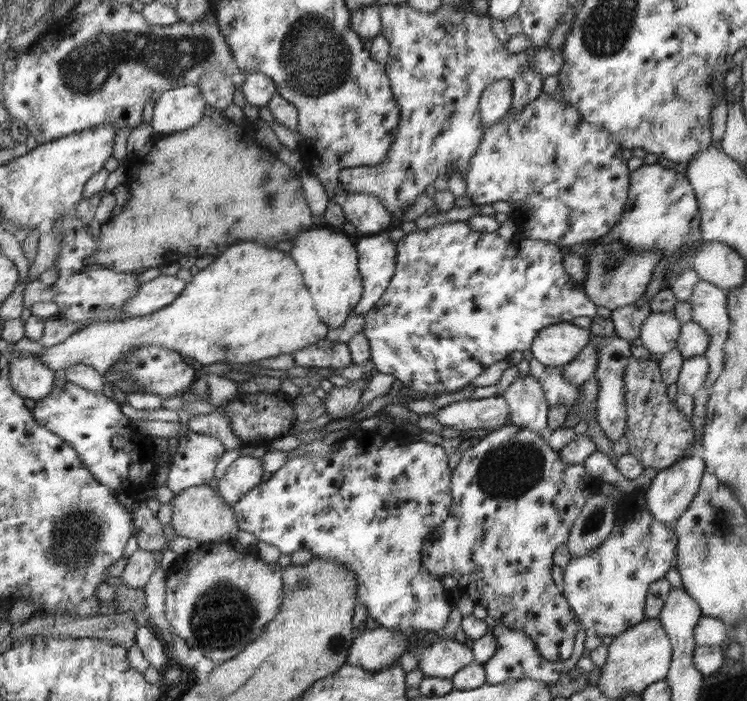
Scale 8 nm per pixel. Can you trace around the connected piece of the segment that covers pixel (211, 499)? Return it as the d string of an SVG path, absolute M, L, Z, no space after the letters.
M210 485L187 488L175 494L171 499L171 523L178 536L201 543L235 540L240 530L239 517L236 516L233 506L229 505Z

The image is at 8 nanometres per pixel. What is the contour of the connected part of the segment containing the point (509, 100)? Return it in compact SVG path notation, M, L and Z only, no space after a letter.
M498 80L488 87L479 104L479 114L483 124L492 125L503 119L512 109L514 86L510 80Z

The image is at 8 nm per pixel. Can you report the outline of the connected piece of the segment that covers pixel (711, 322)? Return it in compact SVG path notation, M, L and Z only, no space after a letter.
M698 279L689 302L692 304L693 321L702 325L710 337L708 351L704 354L710 363L710 370L703 385L710 391L716 378L722 374L722 366L724 366L722 344L726 342L731 326L728 298L726 292L723 292L718 285Z

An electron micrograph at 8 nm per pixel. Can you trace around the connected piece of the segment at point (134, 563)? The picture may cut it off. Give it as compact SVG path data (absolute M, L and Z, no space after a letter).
M138 548L129 557L128 564L119 578L123 581L123 585L129 588L144 589L154 569L159 566L152 551Z

